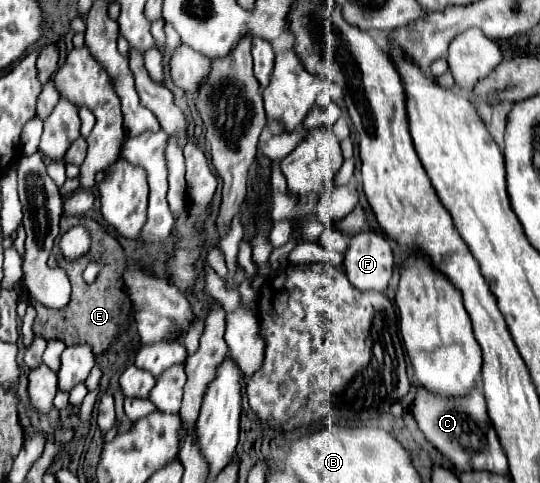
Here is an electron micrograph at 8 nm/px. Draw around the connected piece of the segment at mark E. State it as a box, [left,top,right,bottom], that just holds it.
[34,215,130,355]

